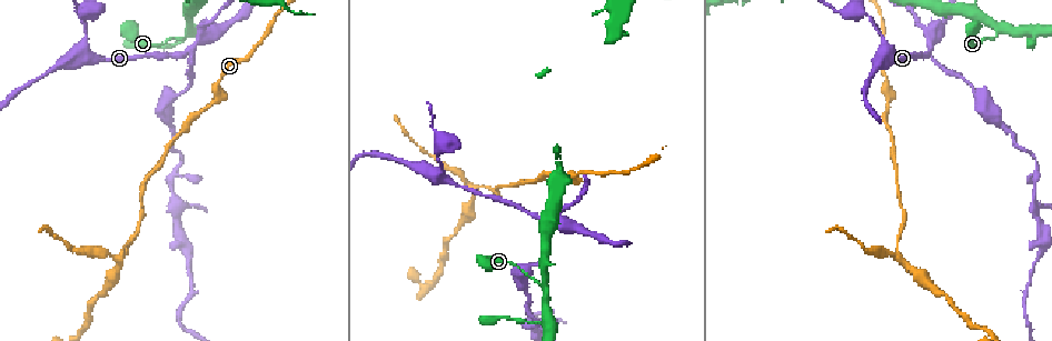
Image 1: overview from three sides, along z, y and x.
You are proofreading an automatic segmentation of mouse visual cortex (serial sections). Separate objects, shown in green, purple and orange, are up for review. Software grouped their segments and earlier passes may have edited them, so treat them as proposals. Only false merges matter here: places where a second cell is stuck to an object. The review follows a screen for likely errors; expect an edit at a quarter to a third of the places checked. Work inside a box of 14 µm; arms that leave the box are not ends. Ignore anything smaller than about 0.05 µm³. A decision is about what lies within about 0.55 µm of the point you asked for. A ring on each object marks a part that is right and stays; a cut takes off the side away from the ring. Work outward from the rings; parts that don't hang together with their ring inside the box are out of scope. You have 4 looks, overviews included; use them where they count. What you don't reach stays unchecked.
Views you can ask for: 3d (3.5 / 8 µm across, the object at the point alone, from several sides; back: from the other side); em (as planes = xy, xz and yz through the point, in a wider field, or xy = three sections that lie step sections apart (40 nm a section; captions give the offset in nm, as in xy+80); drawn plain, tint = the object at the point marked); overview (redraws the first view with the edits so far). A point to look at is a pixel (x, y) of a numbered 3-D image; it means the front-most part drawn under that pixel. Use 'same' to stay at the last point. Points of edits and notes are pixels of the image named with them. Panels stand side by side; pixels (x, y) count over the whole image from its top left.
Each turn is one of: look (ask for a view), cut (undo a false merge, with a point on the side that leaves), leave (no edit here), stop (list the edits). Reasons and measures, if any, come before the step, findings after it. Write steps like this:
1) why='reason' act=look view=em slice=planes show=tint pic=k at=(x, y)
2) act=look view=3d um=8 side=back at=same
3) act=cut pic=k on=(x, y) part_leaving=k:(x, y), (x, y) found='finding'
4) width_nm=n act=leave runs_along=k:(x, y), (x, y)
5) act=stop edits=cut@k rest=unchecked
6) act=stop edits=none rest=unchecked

why='narrows sharply' act=look view=em slice=xy step=2 show=tint pic=1 at=(927, 56)

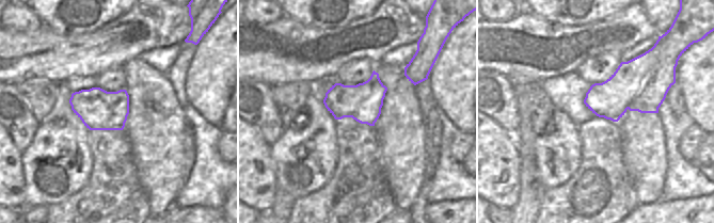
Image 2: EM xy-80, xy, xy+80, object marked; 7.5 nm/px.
why='wider look' act=look view=3d um=3.5 at=same

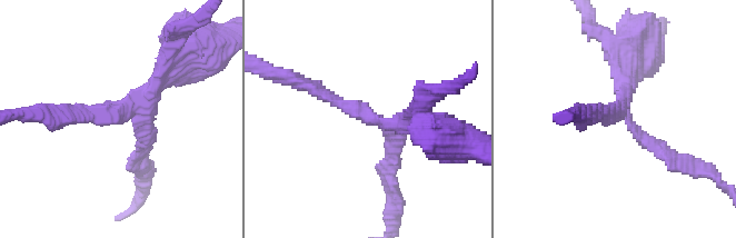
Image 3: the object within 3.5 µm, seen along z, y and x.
arm_widths_nm=200,200,250 act=cut pic=3 on=(394, 154) found='two cells meet here'

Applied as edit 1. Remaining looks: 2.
why='sharp bend' act=look view=3d um=8 pic=1 at=(86, 56)

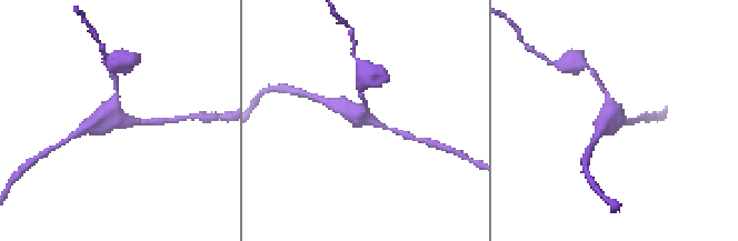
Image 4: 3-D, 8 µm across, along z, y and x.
why='shape alone is not enough' act=look view=em slice=xy step=1 show=tint pic=4 at=(617, 122)

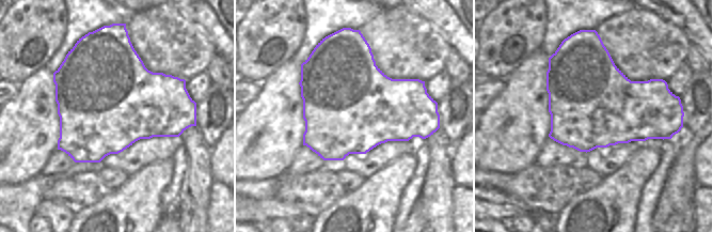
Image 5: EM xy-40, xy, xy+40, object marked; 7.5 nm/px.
arm_widths_nm=150,200,350 act=leave runs_along=4:(138, 121), (108, 119), (117, 89) found='continuous, no second cell'

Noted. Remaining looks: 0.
act=stop edits=cut@3 rest=unchecked

